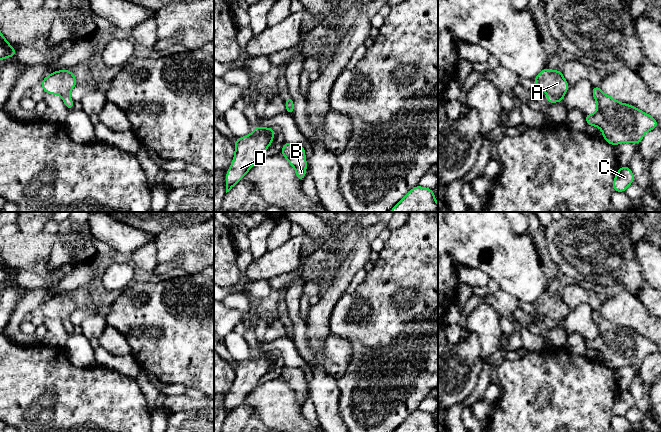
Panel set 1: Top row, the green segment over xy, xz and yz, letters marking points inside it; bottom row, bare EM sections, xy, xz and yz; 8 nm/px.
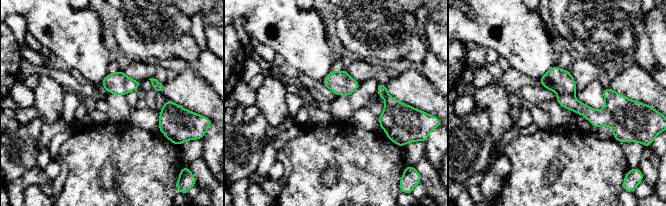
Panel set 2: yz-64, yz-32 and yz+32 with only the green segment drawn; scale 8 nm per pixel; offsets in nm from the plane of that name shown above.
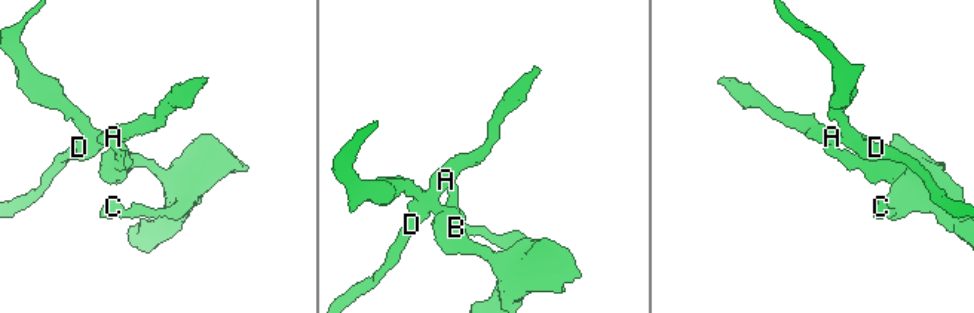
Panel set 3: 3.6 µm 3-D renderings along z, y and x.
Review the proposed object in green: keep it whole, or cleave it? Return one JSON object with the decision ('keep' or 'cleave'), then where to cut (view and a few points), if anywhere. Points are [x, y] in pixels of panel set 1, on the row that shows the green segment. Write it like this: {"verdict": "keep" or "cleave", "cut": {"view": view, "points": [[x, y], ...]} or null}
{"verdict": "cleave", "cut": {"view": "yz", "points": [[548, 93], [562, 96]]}}

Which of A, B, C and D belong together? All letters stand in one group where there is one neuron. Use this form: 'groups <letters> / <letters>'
groups A D / B C

